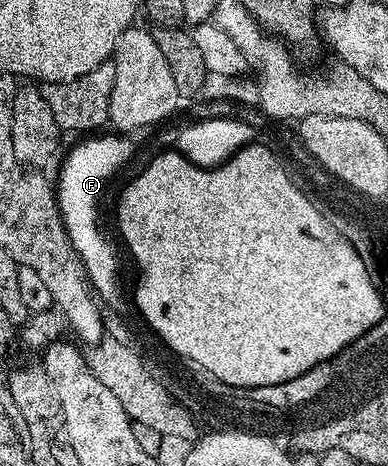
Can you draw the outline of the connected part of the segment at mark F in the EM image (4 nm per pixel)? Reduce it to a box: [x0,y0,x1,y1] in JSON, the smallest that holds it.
[56,126,160,309]

